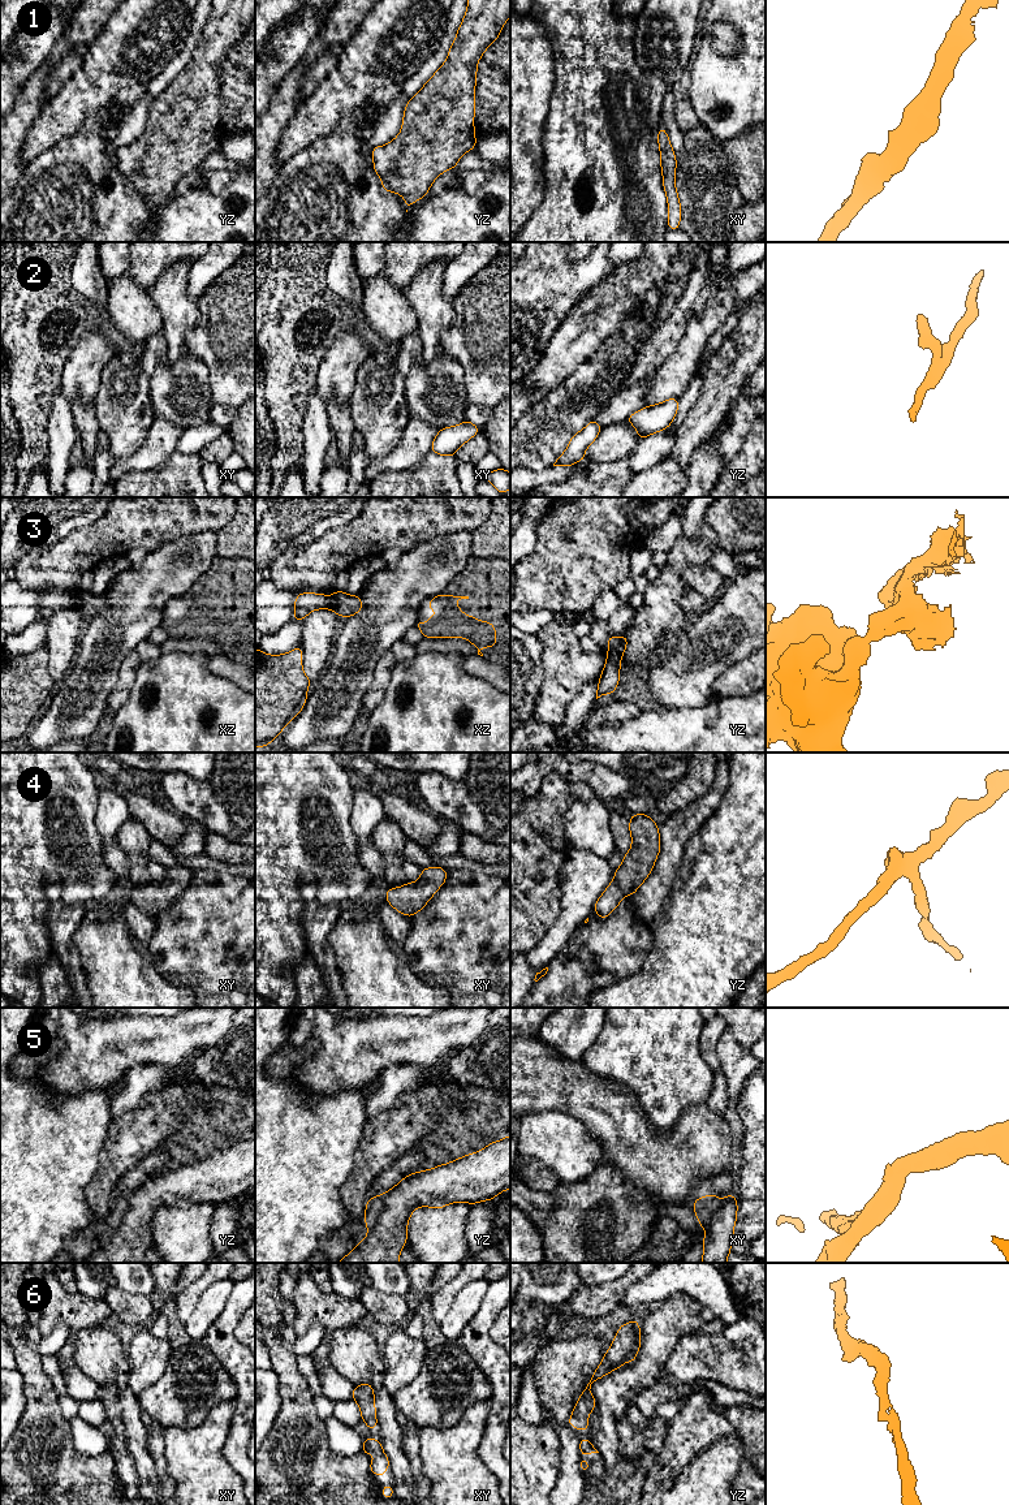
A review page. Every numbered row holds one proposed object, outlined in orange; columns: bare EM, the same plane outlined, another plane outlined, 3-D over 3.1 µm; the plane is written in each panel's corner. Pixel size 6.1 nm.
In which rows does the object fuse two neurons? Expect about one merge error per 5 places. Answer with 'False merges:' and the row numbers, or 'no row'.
False merges: 3, 5

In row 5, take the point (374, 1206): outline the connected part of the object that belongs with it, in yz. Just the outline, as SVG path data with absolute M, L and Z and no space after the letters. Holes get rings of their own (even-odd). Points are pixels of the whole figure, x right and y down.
M376 1195L376 1196L371 1198L370 1200L367 1200L367 1204L365 1208L365 1212L366 1212L365 1224L368 1230L375 1226L381 1208L383 1208L383 1196L381 1195Z

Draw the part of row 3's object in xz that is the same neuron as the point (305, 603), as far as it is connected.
M302 592L297 595L294 601L293 620L305 620L305 617L316 609L331 609L333 604L333 595Z

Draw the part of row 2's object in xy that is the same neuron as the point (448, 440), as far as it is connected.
M465 419L461 424L441 428L432 441L431 450L440 456L453 456L457 449L475 436L479 428Z

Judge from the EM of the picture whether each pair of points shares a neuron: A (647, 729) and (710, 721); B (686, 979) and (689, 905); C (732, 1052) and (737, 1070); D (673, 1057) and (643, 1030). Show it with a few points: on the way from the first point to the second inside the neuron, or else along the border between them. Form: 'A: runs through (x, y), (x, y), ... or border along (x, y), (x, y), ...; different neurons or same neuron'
A: runs through (663, 729), (694, 729); same neuron
B: runs through (689, 961), (689, 923); same neuron
C: runs through (732, 1056), (737, 1066); same neuron
D: runs through (665, 1051), (651, 1036); same neuron

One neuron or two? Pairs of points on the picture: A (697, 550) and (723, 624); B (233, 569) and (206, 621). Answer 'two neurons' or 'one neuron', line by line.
A: two neurons
B: one neuron

